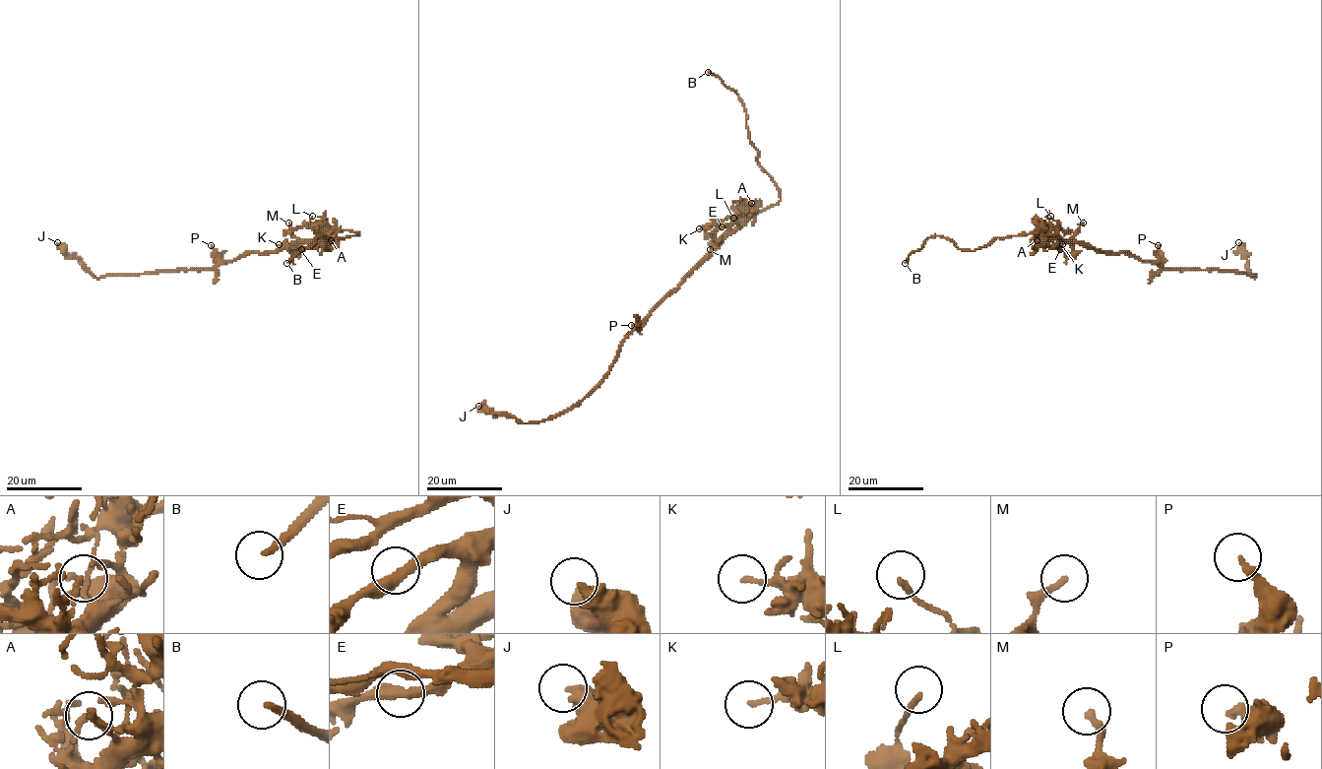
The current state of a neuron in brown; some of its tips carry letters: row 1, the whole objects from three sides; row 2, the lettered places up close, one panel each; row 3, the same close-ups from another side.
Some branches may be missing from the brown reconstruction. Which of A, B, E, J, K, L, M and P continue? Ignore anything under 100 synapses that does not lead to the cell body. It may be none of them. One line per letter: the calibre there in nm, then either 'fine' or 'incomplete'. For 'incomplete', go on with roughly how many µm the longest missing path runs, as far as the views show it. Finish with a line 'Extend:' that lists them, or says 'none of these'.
A: 160 nm thick; fine
B: 200 nm thick; incomplete; about 20 µm are missing
E: 360 nm thick; fine
J: 400 nm thick; fine
K: 150 nm thick; fine
L: 170 nm thick; fine
M: 200 nm thick; fine
P: 240 nm thick; fine
Extend: B

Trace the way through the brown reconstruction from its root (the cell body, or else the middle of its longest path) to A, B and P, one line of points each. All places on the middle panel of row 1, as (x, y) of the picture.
A: (689, 275), (720, 240), (734, 219), (748, 207), (749, 201), (751, 203)
B: (689, 275), (728, 235), (780, 199), (776, 183), (757, 161), (758, 151), (749, 137), (742, 100), (708, 72)
P: (689, 275), (636, 328), (631, 325)

